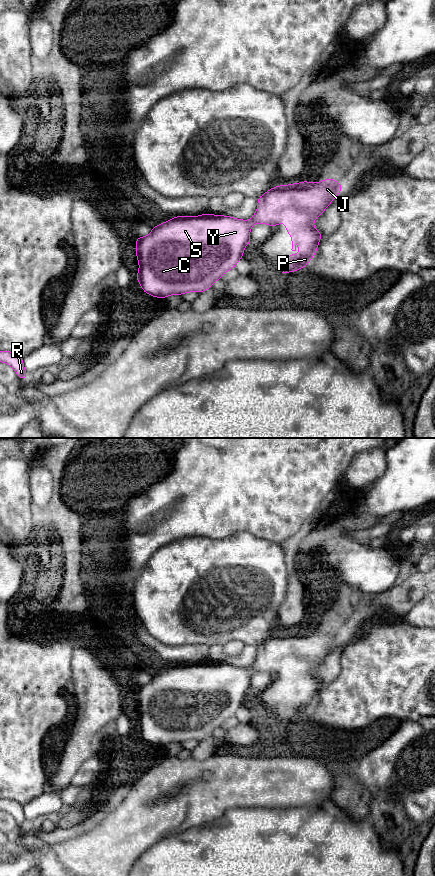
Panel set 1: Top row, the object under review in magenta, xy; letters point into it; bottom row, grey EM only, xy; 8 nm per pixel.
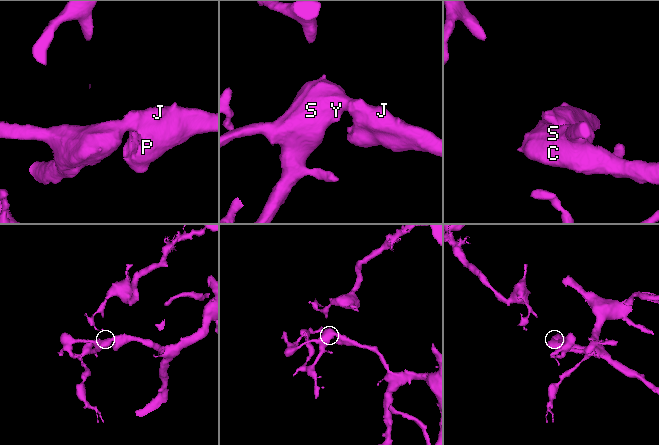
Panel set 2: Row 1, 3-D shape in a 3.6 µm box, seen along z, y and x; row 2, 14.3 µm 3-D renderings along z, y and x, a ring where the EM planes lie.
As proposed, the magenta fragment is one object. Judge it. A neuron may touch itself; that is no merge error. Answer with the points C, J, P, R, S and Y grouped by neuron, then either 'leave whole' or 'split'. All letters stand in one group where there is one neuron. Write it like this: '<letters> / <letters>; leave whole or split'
C J P R S Y; leave whole

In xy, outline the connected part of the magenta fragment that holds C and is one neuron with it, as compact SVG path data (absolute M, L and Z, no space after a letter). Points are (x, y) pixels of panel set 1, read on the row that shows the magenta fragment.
M326 178L317 183L305 180L301 183L278 185L269 189L257 198L257 210L250 220L210 213L199 216L175 216L171 220L152 227L149 235L137 237L135 240L135 255L139 264L136 280L146 294L156 298L167 298L173 294L182 295L189 292L202 293L210 289L227 271L235 268L237 262L243 258L245 246L252 243L251 227L258 223L267 224L274 228L283 222L286 225L286 233L291 235L292 251L296 251L296 236L300 237L300 254L286 256L286 264L282 273L298 271L304 268L316 254L318 243L323 235L313 227L314 220L325 211L341 191L342 185L334 179Z

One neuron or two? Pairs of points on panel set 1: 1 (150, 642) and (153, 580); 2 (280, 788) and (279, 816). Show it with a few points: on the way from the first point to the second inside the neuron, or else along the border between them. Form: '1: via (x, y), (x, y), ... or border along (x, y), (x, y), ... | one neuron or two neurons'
1: border along (147, 630), (159, 641), (171, 646) | two neurons
2: border along (302, 805), (294, 807), (256, 807) | two neurons

